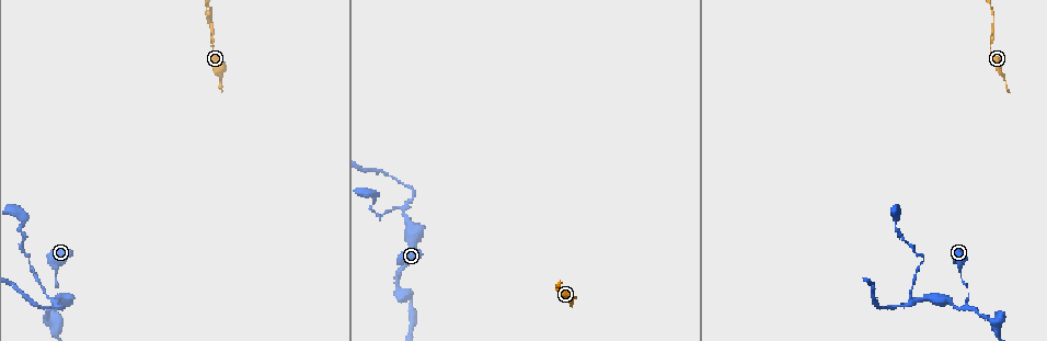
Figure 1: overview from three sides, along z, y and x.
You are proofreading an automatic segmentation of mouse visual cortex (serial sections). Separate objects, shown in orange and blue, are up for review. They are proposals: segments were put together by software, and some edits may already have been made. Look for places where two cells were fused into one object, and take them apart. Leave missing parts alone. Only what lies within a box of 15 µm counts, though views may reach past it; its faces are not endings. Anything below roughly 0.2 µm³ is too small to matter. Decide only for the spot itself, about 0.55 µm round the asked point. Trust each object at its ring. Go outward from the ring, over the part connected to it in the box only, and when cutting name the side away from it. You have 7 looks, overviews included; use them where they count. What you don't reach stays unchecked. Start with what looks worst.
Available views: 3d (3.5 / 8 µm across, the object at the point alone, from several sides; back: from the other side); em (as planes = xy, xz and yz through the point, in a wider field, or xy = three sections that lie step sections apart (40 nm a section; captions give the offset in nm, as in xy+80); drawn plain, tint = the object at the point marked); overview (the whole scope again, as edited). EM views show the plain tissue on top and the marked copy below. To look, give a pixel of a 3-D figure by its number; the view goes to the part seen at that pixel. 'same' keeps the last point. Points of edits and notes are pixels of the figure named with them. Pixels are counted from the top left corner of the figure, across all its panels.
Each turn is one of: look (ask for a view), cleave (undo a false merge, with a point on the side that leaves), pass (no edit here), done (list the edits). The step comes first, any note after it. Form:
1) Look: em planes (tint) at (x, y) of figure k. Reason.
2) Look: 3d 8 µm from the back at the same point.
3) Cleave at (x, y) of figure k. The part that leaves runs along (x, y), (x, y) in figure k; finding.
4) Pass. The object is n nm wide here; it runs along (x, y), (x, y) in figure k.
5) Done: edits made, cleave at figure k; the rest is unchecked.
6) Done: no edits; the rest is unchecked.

Look: 3d 8 µm at (966, 304) of figure 1. Two arms in line, one across.

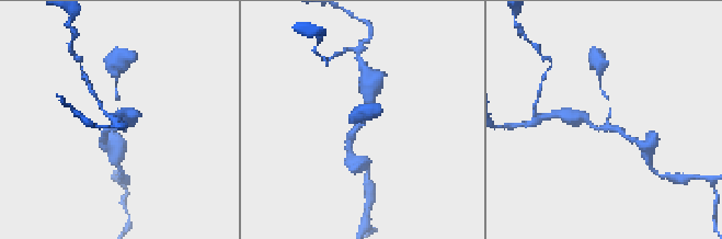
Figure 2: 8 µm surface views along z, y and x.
Look: 3d 3.5 µm at (607, 127) of figure 2.

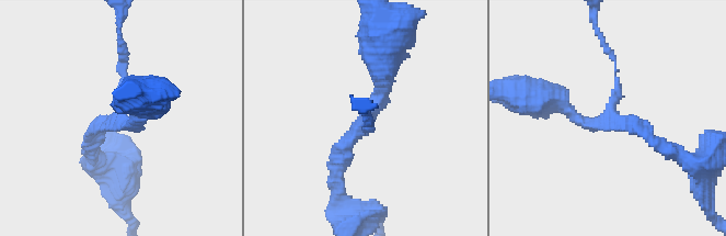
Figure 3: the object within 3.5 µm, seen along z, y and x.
Pass. It runs along (120, 44), (120, 122), (140, 102) in figure 3; continuous, no second cell.

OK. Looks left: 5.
Look: 3d 8 µm at (404, 210) of figure 1. Sharp bend.

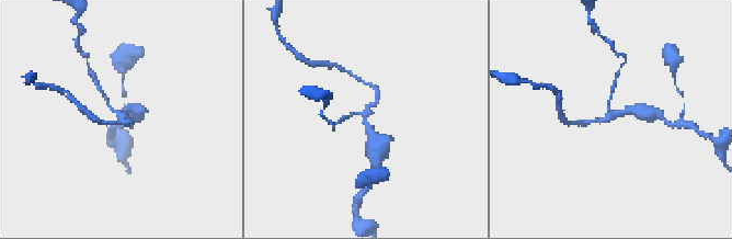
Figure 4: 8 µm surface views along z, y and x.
Look: 3d 3.5 µm at (117, 114) of figure 4.

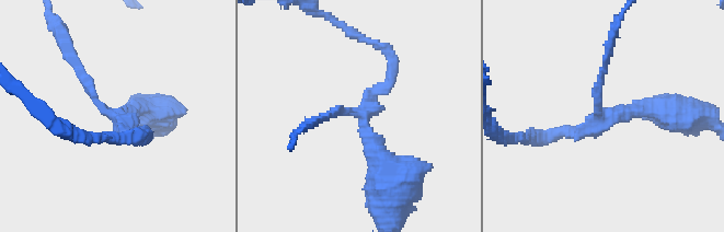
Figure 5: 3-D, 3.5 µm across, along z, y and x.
Pass. It runs along (389, 175), (363, 114), (319, 119) in figure 5; all the same cell.

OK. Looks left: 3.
Look: 3d 3.5 µm at (28, 258) of figure 1. Abrupt turn.

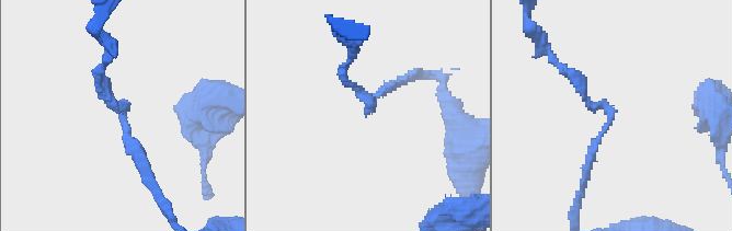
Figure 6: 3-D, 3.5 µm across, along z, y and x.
Look: em xy step 3 (tint) at (611, 114) of figure 6. Now the EM.

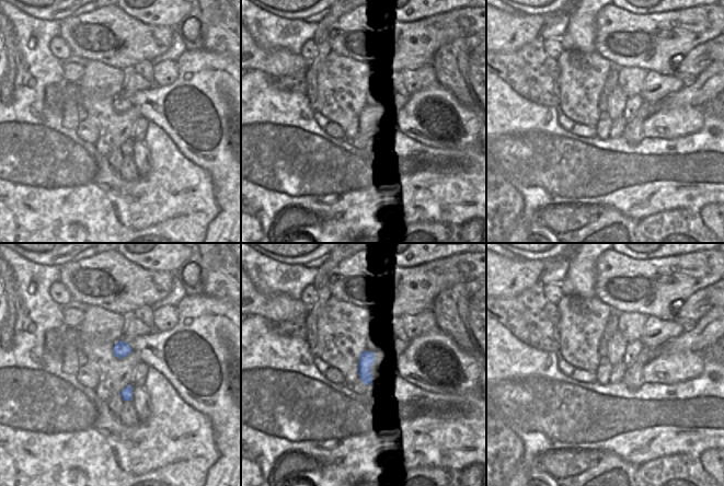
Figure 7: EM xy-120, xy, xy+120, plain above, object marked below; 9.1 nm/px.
Pass. It runs along (145, 169), (98, 71) in figure 6; one cell here.

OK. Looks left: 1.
Done: no edits; the rest is unchecked.

